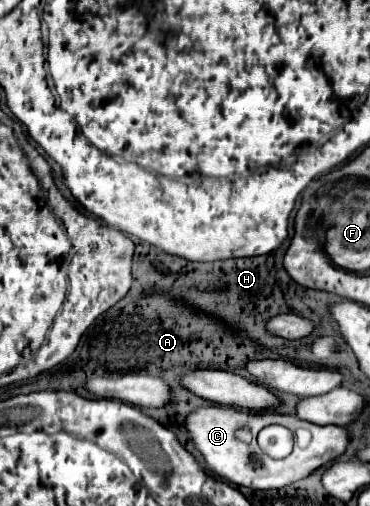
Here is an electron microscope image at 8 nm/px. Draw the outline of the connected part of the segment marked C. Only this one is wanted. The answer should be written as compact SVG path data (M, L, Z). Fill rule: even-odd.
M201 407L197 411L193 411L187 421L187 431L195 443L195 447L203 453L207 467L217 473L219 477L235 483L235 485L243 485L243 487L251 487L251 489L281 489L287 487L307 475L311 475L315 469L327 465L329 461L337 459L339 455L345 453L347 443L349 443L349 433L345 427L339 425L313 425L309 421L301 421L299 417L293 415L281 415L281 413L249 413L249 411L241 411L235 407ZM265 425L283 425L289 431L297 431L299 427L309 429L313 433L313 439L309 443L309 447L301 449L295 447L291 451L291 455L287 455L285 459L271 459L267 457L259 445L257 445L257 433L265 427ZM241 433L253 433L253 439L241 437Z

